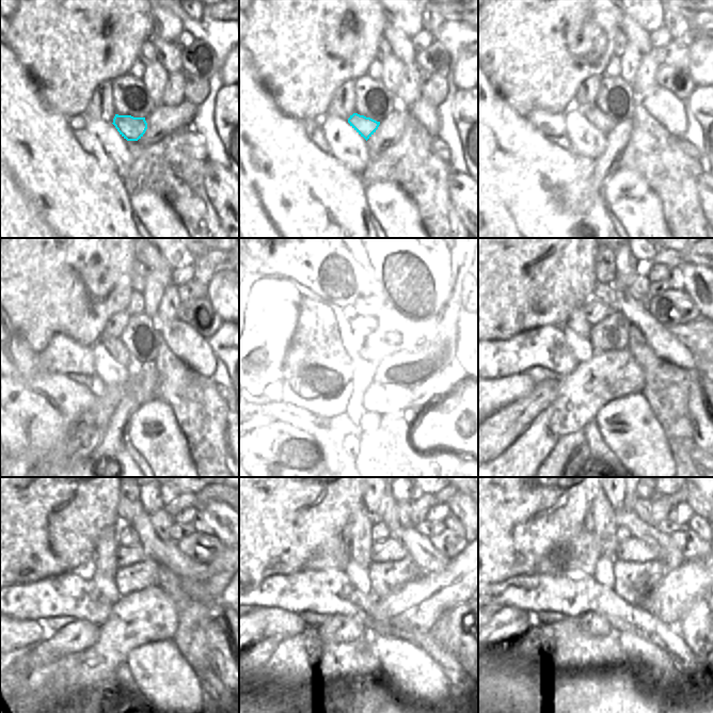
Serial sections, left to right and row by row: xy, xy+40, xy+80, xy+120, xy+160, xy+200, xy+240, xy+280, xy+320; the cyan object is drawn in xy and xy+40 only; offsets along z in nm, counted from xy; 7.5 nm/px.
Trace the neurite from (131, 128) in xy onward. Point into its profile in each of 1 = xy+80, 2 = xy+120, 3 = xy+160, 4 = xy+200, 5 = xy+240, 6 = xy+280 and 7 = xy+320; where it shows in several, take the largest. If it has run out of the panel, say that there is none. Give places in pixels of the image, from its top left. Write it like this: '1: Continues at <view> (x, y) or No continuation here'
1: Continues at xy+80 (603, 123)
2: Continues at xy+120 (113, 345)
3: Continues at xy+160 (347, 337)
4: Continues at xy+200 (577, 322)
5: Continues at xy+240 (104, 558)
6: Continues at xy+280 (358, 538)
7: Continues at xy+320 (600, 521).

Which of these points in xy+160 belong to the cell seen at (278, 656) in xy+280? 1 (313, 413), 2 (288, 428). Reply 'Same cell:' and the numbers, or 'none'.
Same cell: 1, 2

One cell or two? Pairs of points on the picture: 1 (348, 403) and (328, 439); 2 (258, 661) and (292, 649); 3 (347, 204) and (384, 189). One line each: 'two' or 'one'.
1: two
2: one
3: two

